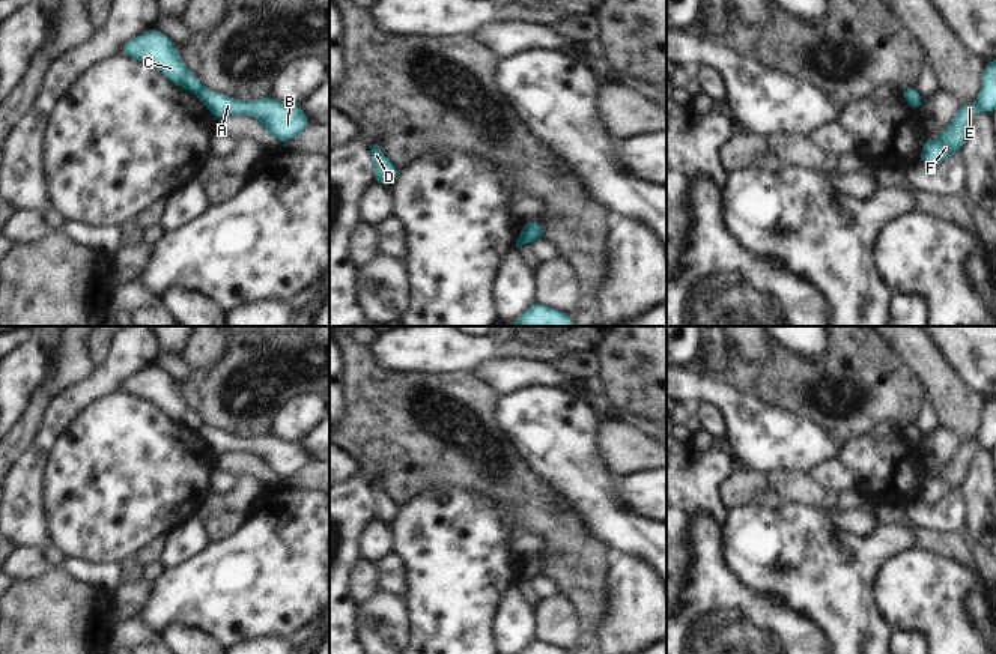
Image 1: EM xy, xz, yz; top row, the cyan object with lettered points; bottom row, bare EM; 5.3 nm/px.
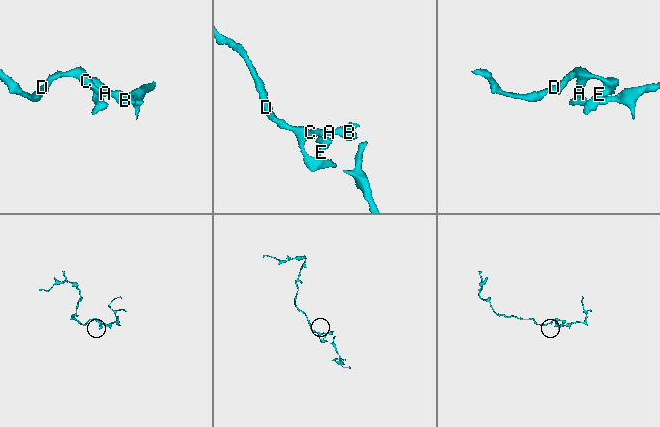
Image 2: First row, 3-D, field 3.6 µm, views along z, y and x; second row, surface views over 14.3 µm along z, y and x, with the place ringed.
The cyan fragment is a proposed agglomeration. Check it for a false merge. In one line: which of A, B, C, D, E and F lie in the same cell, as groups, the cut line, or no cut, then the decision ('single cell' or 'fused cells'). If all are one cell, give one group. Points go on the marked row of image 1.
A B / C D E F | xy (203, 86), (196, 93) | fused cells

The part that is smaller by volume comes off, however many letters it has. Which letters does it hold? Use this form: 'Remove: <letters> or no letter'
Remove: A, B

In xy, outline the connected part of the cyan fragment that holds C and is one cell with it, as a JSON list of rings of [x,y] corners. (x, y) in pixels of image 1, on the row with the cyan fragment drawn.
[[[155,27],[129,39],[120,53],[158,69],[169,81],[197,95],[205,86],[185,66],[178,47]]]

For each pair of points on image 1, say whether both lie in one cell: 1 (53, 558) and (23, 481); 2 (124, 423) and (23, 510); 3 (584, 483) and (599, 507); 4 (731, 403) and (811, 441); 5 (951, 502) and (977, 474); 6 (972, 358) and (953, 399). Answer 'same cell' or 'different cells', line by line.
1: different cells
2: different cells
3: same cell
4: same cell
5: different cells
6: different cells

